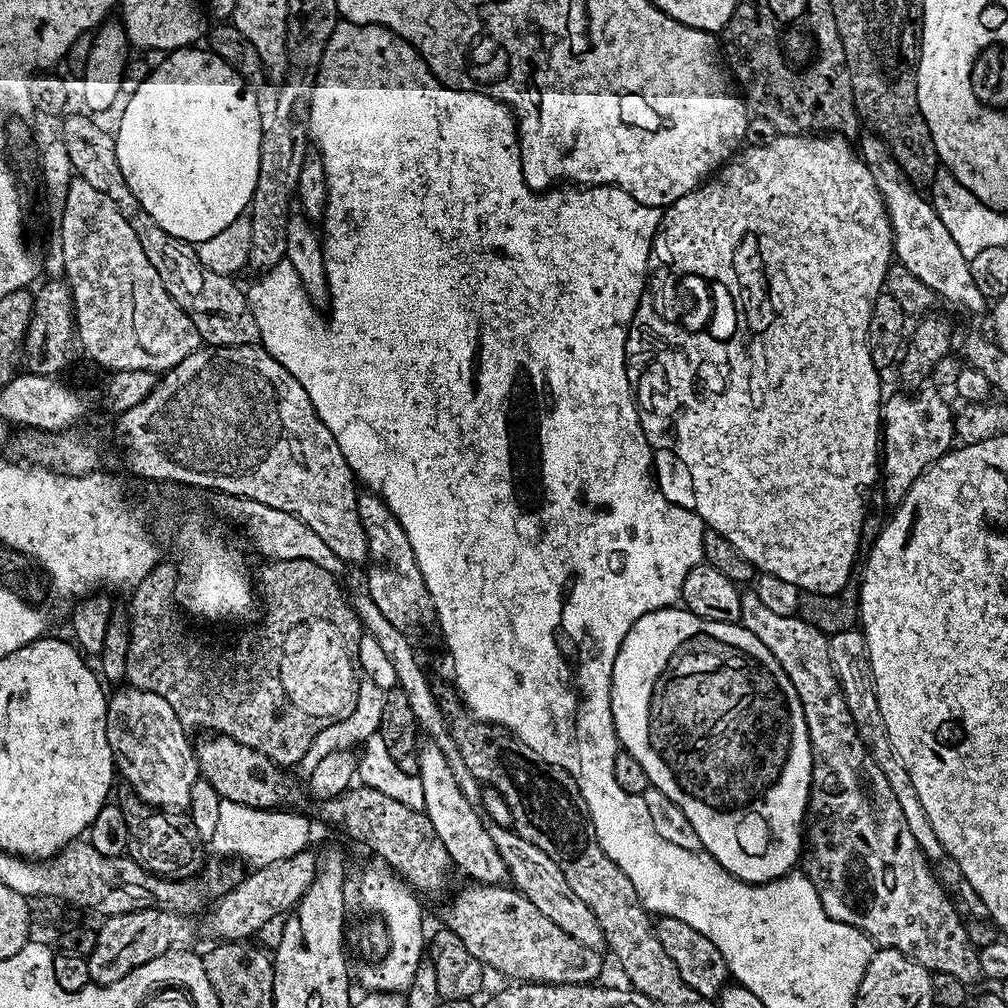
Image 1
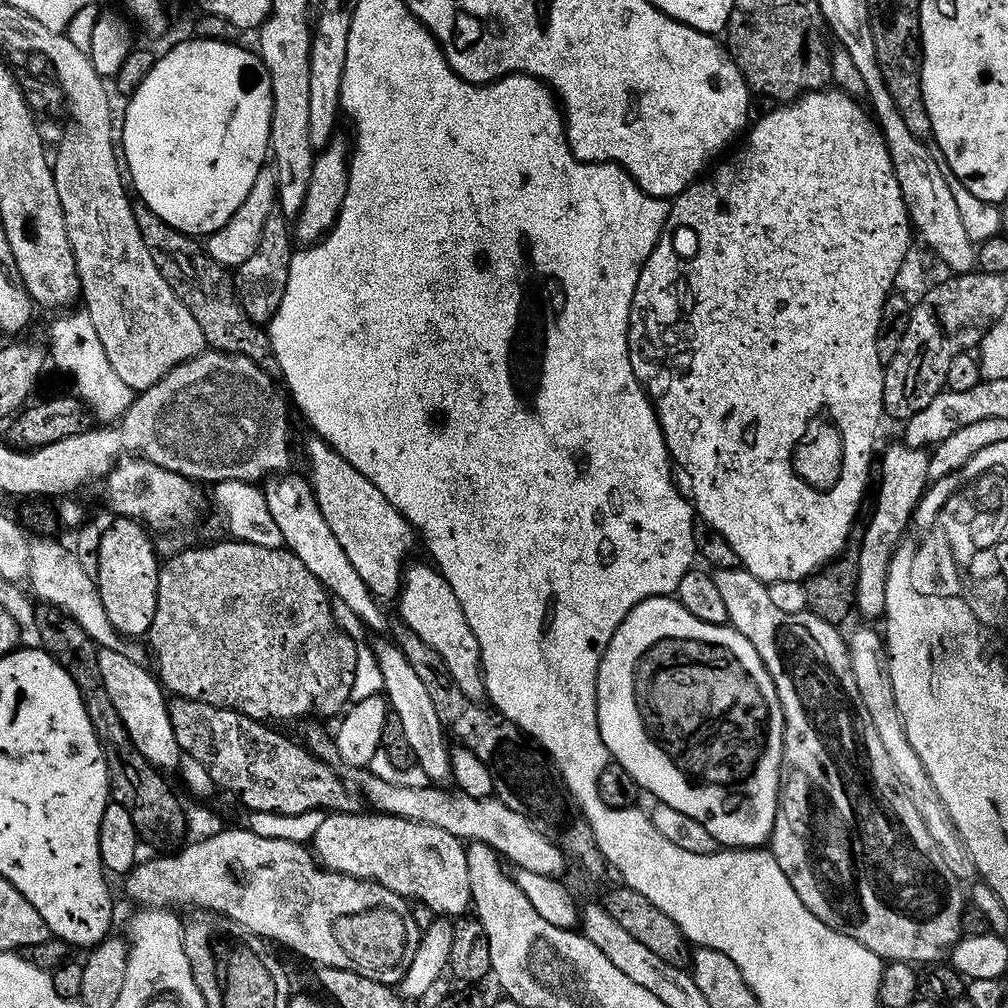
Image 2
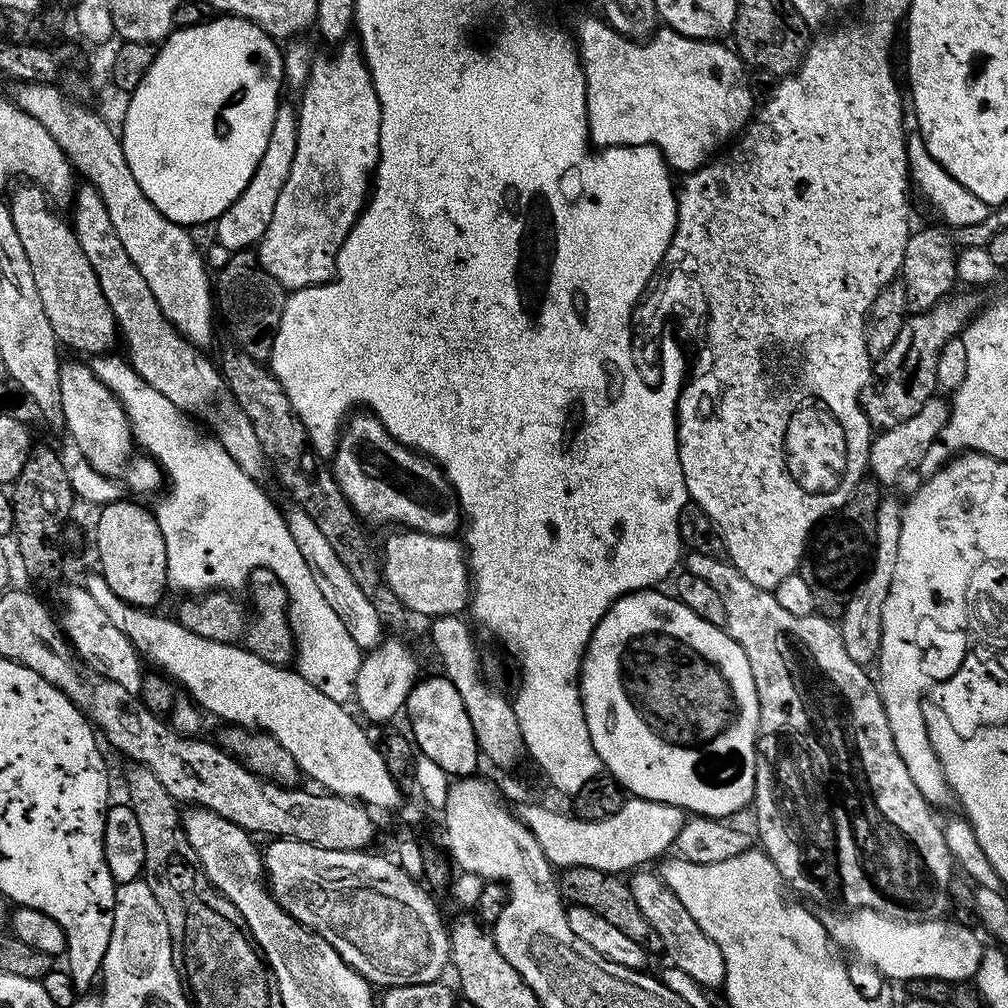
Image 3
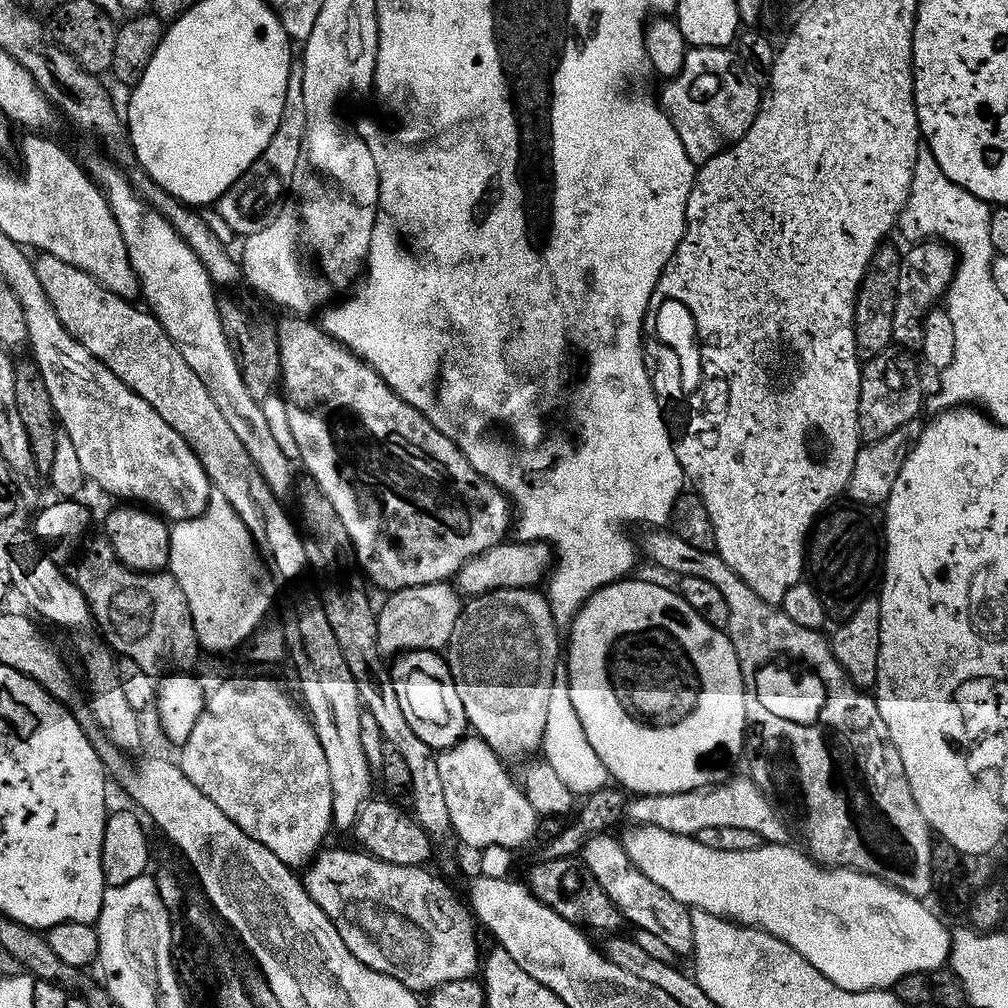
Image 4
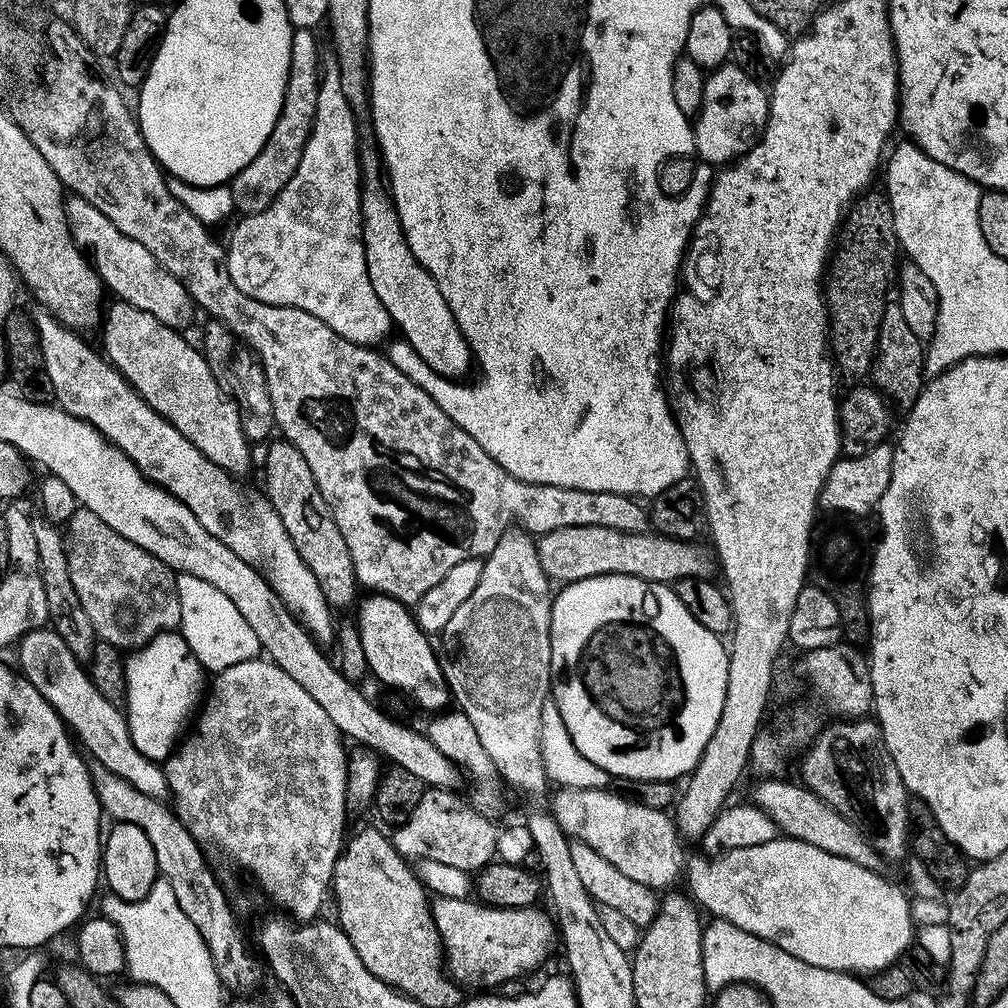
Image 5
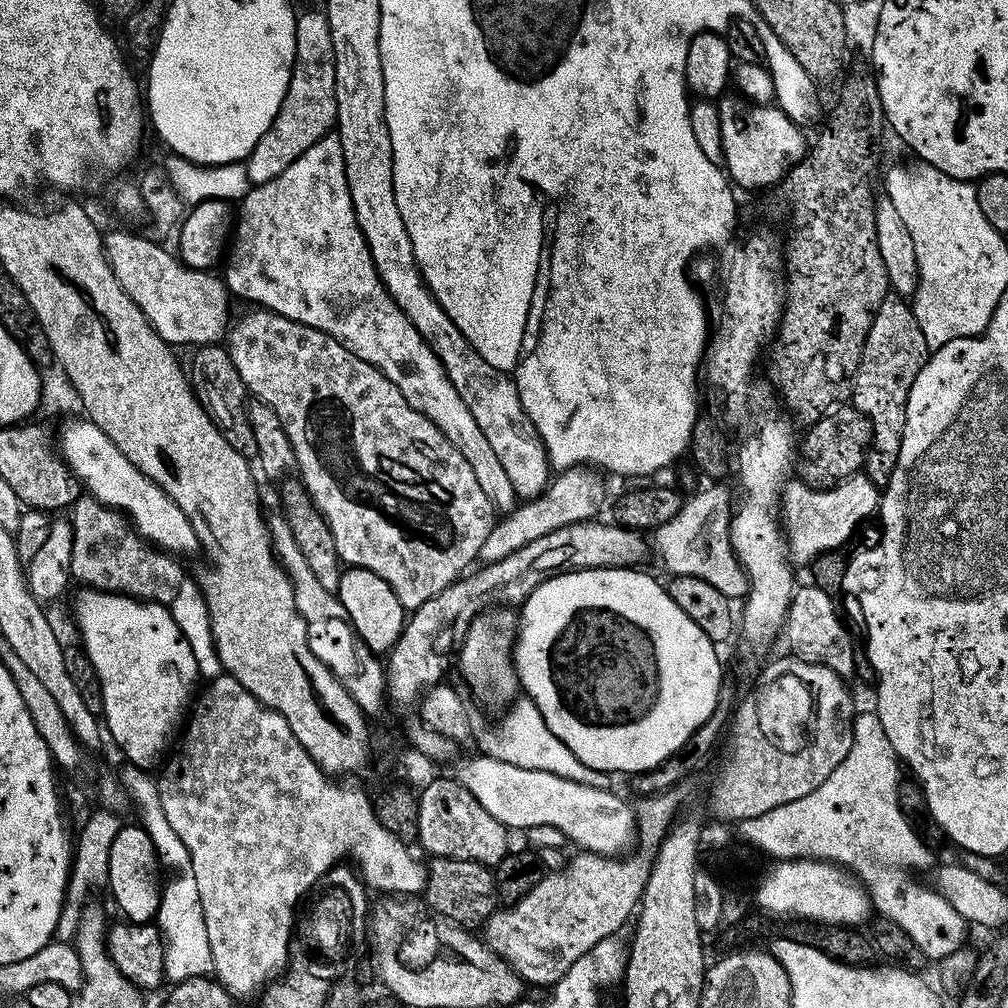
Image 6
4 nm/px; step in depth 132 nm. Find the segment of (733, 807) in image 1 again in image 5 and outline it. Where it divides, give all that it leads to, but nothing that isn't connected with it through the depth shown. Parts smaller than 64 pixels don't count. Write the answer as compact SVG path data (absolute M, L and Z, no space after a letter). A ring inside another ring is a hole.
M595 576L564 584L561 589L561 592L559 589L555 593L550 614L550 662L554 673L550 696L562 713L566 730L570 730L570 740L574 746L578 746L578 754L582 754L582 758L590 758L594 766L606 770L612 778L624 777L633 782L676 782L679 776L687 777L702 758L706 742L710 742L726 702L728 648L725 641L723 644L720 641L723 639L717 633L706 630L706 626L702 626L702 622L698 622L698 618L694 618L686 606L682 606L675 591L666 584L646 582L633 576Z

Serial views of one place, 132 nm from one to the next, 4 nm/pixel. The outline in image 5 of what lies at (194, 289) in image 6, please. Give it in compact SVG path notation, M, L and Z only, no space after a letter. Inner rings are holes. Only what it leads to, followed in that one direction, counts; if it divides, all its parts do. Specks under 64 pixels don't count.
M78 195L67 197L64 213L68 215L68 229L72 232L72 237L76 239L77 244L90 249L92 267L96 269L105 289L111 295L113 292L116 300L125 300L138 310L146 310L146 314L154 314L158 322L171 328L180 330L185 327L183 324L191 318L192 312L194 313L192 297L184 289L184 284L171 276L157 262L154 254L150 254L150 250L142 246L142 242L126 238L126 234L122 234L118 226L114 226L114 222L106 218L106 214L102 214L102 210L90 206L90 202Z

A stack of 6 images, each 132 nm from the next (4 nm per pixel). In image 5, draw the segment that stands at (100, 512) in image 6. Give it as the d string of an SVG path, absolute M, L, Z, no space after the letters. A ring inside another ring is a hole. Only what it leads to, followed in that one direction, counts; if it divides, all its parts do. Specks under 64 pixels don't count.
M81 506L68 519L63 537L70 582L74 582L82 610L86 610L99 639L121 650L135 650L149 644L159 632L179 629L182 606L176 589L177 573L154 554L134 546Z

